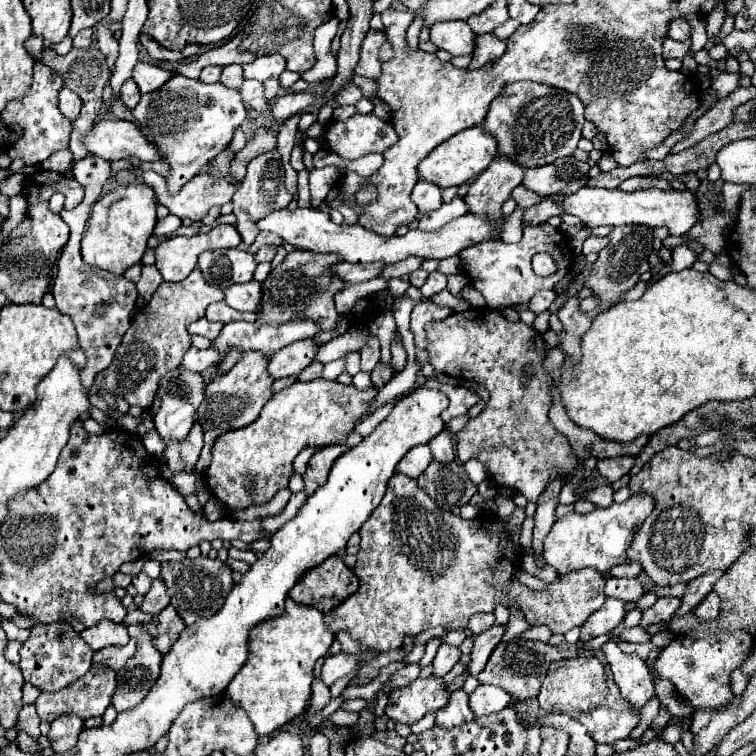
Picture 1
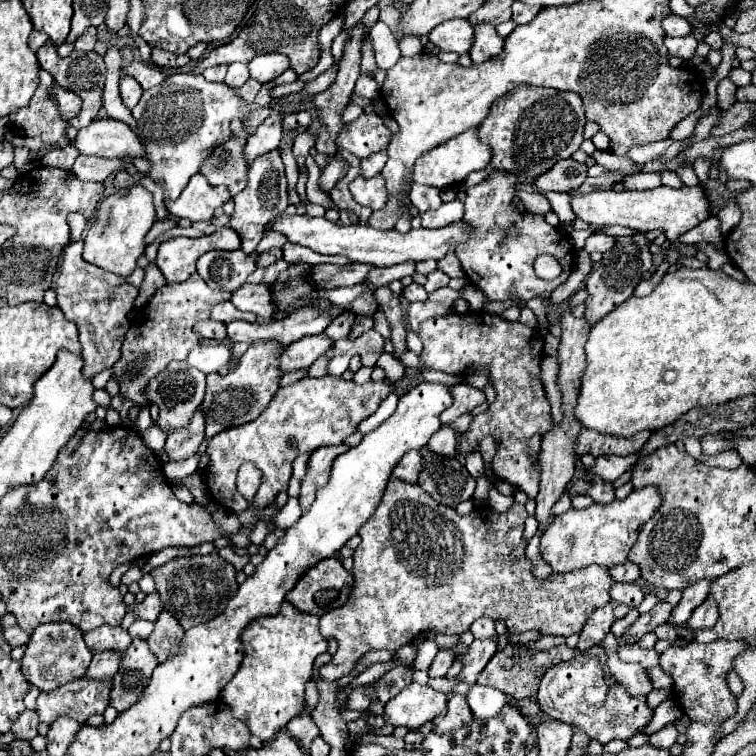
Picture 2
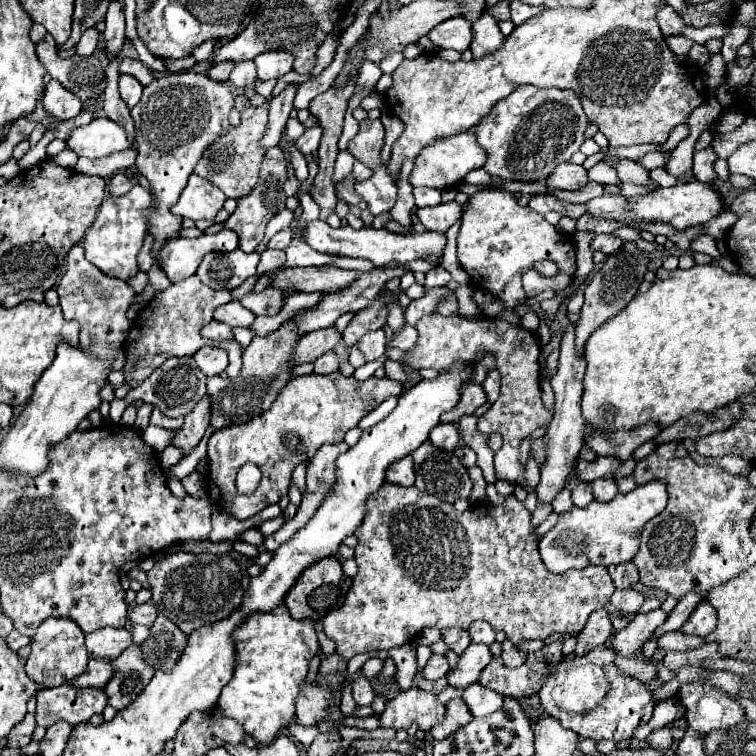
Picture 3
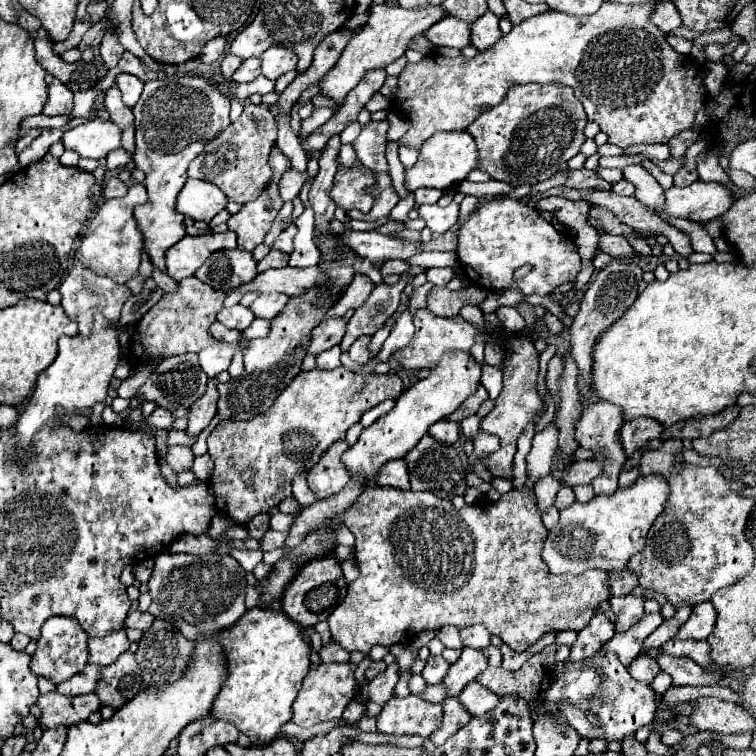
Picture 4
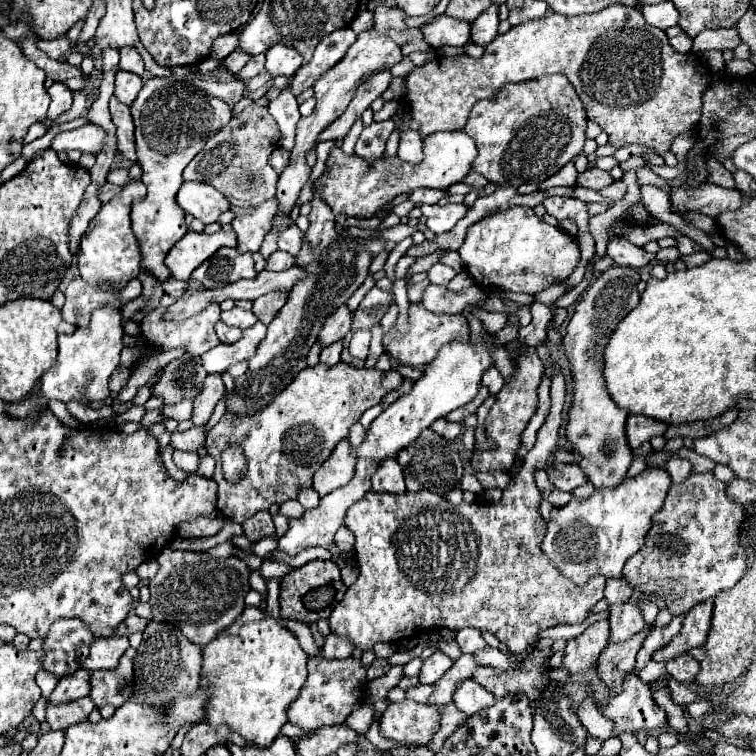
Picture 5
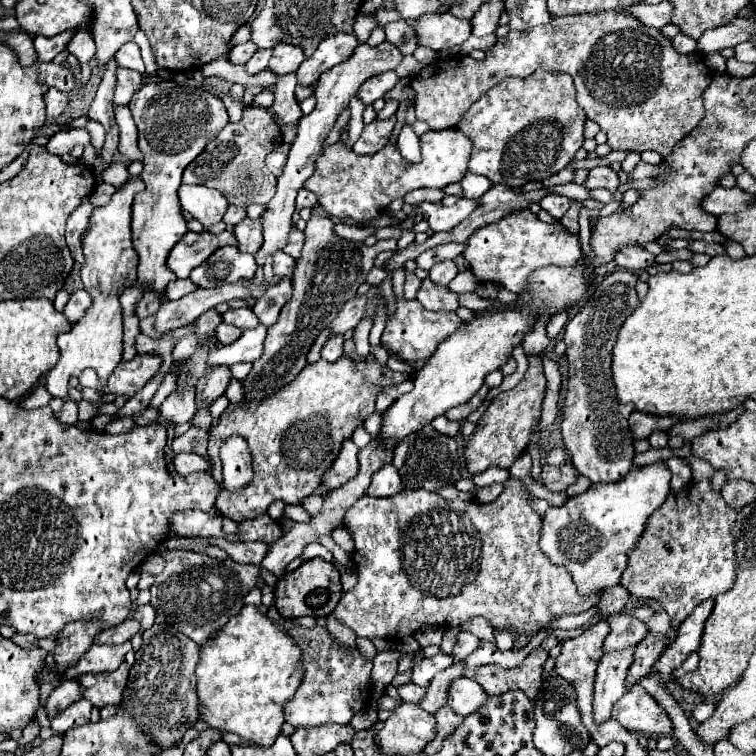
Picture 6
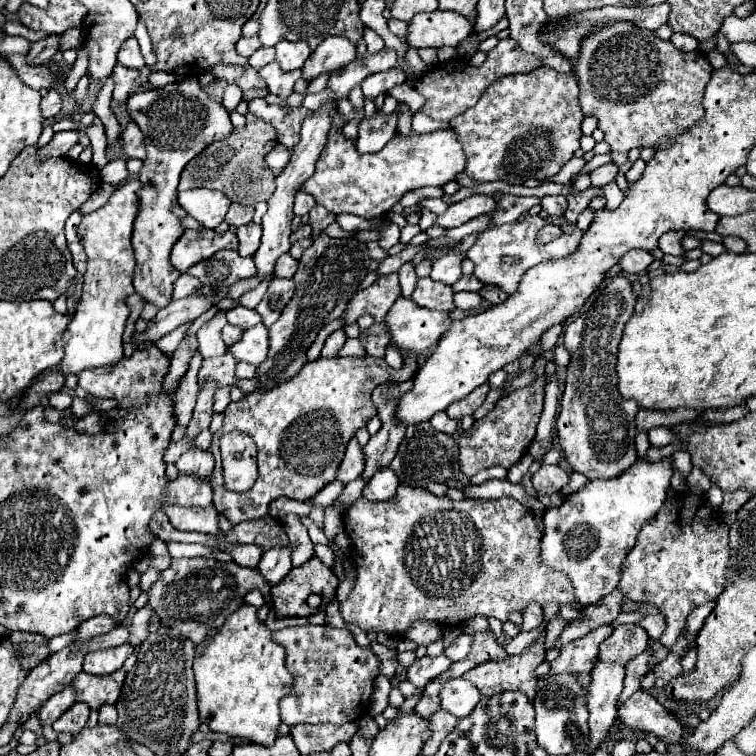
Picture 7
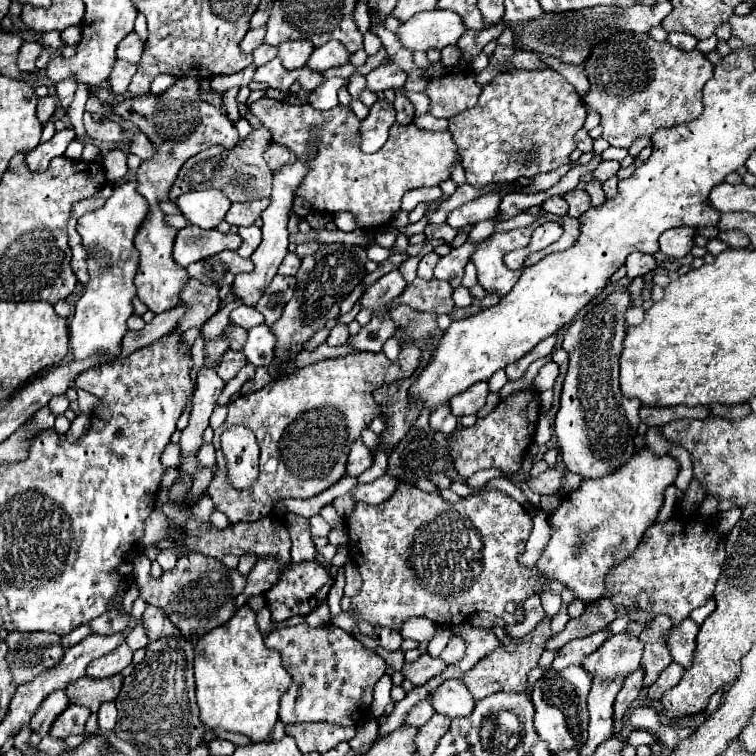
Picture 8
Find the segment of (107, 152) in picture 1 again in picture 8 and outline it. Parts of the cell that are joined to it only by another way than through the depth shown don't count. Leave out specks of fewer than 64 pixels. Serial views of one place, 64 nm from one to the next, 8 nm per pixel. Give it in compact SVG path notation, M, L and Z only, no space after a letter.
M66 128L66 130L56 132L52 140L48 140L44 144L38 144L32 152L28 152L28 156L26 156L28 168L30 170L46 170L48 162L56 156L62 156L72 140L76 140L74 128Z

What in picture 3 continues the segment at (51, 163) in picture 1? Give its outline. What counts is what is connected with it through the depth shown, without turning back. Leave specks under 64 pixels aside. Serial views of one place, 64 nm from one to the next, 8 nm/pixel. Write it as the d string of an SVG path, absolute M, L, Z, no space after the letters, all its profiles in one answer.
M64 148L60 154L50 156L50 160L54 160L54 162L56 162L58 166L62 166L62 168L74 168L74 164L76 164L76 160L78 160L78 154L74 154L74 150Z

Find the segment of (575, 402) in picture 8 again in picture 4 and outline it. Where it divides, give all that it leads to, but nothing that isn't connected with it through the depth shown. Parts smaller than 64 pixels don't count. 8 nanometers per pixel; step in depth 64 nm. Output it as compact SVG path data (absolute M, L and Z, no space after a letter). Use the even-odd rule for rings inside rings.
M610 260L608 266L604 266L594 280L588 284L588 290L582 296L580 312L576 314L572 326L570 326L570 344L574 360L578 360L578 368L582 370L582 400L590 394L590 366L592 366L592 346L594 340L610 326L614 324L636 300L638 296L638 284L642 280L642 268L636 260ZM598 402L598 404L584 404L582 418L576 424L575 438L581 448L589 449L594 452L596 459L606 462L604 472L594 480L594 492L596 496L610 496L618 490L618 474L620 468L626 460L622 454L622 446L618 446L618 430L622 426L622 408L614 406L610 402Z

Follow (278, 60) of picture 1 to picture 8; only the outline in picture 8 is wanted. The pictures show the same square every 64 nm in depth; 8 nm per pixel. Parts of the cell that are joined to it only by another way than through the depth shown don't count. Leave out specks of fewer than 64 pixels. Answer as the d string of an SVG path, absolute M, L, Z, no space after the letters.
M306 40L282 42L278 46L278 58L282 60L282 66L286 70L296 70L308 62L308 56L312 54L312 50L314 50L312 42L306 42Z

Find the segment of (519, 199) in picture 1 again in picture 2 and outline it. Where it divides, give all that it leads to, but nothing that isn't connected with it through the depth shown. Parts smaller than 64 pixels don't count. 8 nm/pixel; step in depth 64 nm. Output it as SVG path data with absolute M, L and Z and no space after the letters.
M518 190L516 196L520 198L520 202L524 204L524 208L528 212L536 212L536 214L546 214L550 212L550 202L546 200L544 194L538 194L538 192L524 192L524 190Z

